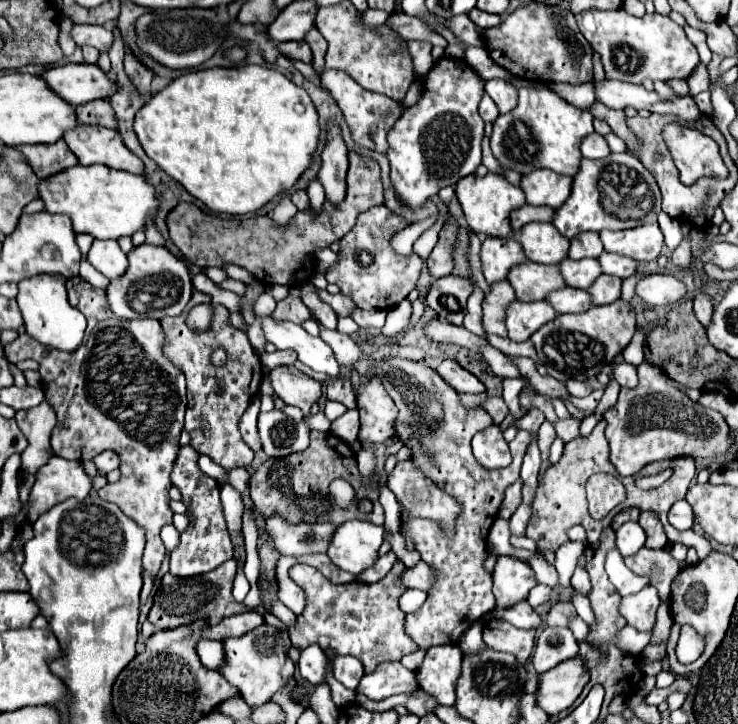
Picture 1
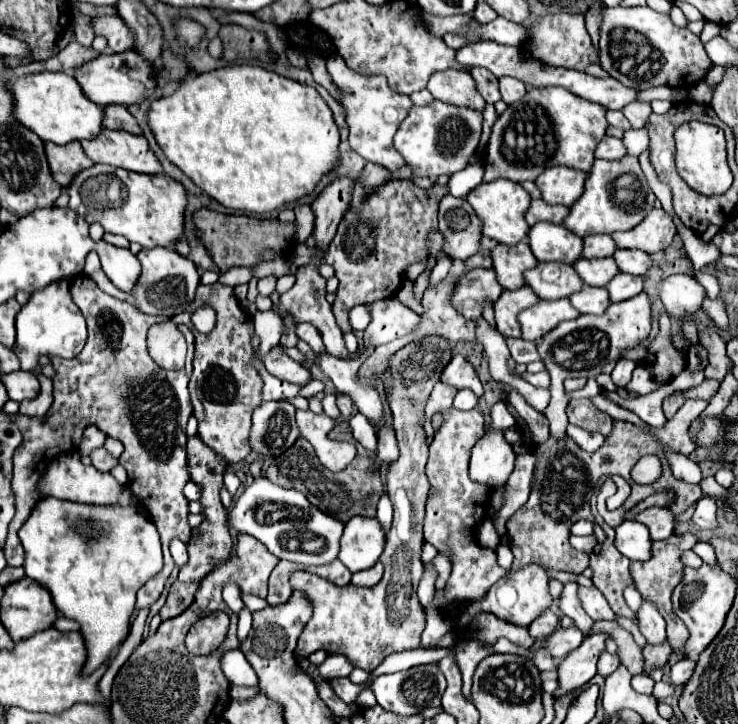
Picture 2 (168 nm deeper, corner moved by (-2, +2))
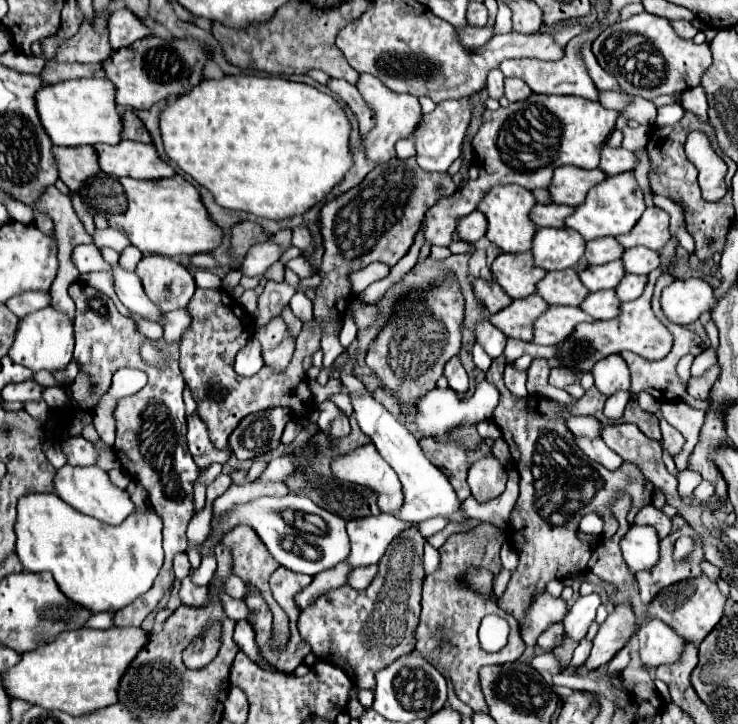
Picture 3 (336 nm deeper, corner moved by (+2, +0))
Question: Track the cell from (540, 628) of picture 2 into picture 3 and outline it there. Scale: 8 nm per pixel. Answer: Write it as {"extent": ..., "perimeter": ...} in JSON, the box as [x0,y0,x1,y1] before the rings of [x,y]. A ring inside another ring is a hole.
{"extent":[538,624,564,652],"perimeter":[[[552,624],[552,628],[548,628],[548,632],[544,632],[544,636],[540,636],[538,640],[538,646],[544,650],[544,652],[550,652],[552,648],[560,646],[564,640],[562,640],[562,624]]]}

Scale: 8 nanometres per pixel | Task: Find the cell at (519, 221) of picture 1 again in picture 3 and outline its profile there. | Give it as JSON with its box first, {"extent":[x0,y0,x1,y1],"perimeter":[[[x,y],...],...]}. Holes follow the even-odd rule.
{"extent":[530,204,574,228],"perimeter":[[[536,204],[530,212],[532,222],[540,226],[552,226],[552,228],[564,228],[566,216],[574,212],[572,206],[562,206],[562,204]]]}

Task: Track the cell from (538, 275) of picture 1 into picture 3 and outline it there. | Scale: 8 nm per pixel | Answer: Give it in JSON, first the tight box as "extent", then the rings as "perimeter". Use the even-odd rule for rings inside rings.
{"extent":[536,270,590,306],"perimeter":[[[560,270],[560,272],[548,272],[536,288],[536,294],[540,294],[548,304],[562,304],[562,306],[580,306],[582,300],[590,294],[588,288],[580,282],[578,274],[574,270]]]}

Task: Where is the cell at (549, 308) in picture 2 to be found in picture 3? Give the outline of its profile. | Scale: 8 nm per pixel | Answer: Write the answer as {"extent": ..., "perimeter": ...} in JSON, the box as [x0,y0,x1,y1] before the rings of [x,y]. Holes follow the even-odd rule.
{"extent":[534,306,594,344],"perimeter":[[[550,306],[540,320],[534,324],[534,342],[536,344],[560,344],[564,342],[580,322],[594,322],[580,308],[572,306]]]}

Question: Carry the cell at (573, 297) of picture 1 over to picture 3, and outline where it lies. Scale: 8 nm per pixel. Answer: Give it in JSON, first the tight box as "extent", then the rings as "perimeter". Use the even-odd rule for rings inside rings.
{"extent":[580,290,620,320],"perimeter":[[[598,290],[592,292],[584,304],[580,304],[580,308],[596,320],[608,320],[620,314],[620,300],[614,290]]]}

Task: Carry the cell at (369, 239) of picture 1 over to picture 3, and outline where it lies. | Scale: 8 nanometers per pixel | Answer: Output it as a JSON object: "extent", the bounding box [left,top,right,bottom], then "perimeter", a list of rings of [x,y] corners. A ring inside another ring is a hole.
{"extent":[314,156,456,370],"perimeter":[[[416,156],[408,160],[392,158],[386,164],[378,164],[358,186],[324,204],[320,212],[324,256],[318,268],[322,284],[316,288],[314,316],[324,326],[322,354],[326,370],[330,370],[334,360],[344,352],[338,340],[338,322],[352,300],[348,274],[372,262],[384,262],[392,268],[412,246],[426,210],[432,208],[442,196],[450,196],[454,190],[456,184],[450,174],[422,170]]]}

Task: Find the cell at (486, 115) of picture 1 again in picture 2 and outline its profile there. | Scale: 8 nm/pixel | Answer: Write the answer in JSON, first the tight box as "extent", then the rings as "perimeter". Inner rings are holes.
{"extent":[470,68,500,104],"perimeter":[[[472,68],[470,76],[476,82],[476,90],[482,94],[482,98],[486,100],[486,104],[496,104],[500,100],[500,92],[498,92],[498,80],[496,76],[486,70],[486,68]]]}

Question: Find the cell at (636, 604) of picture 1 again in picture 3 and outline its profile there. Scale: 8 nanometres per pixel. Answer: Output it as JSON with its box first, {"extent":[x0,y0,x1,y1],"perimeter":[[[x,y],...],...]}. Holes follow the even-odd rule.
{"extent":[638,620,686,670],"perimeter":[[[650,620],[638,630],[640,658],[648,670],[656,670],[662,664],[676,664],[684,652],[686,640],[678,636],[662,620]]]}

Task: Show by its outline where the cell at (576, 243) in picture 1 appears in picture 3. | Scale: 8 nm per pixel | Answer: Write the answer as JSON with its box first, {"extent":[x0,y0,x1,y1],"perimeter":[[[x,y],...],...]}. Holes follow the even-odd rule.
{"extent":[584,236,624,266],"perimeter":[[[608,236],[608,238],[596,238],[596,240],[588,242],[584,256],[586,256],[588,264],[598,266],[598,264],[608,264],[612,260],[618,260],[618,258],[622,258],[622,254],[624,254],[624,246],[616,238]]]}

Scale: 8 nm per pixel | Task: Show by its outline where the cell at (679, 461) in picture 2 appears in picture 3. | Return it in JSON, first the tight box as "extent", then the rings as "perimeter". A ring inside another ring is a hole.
{"extent":[528,358,576,404],"perimeter":[[[536,358],[528,368],[528,390],[530,394],[540,394],[540,396],[546,396],[546,398],[552,398],[552,400],[558,400],[560,404],[570,404],[570,402],[576,402],[572,396],[568,396],[564,390],[558,390],[554,386],[550,386],[547,377],[551,368],[548,364],[548,360],[544,358]]]}

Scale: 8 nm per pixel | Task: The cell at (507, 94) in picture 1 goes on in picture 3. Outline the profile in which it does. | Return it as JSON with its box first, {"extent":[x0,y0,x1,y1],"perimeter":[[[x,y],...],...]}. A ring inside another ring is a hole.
{"extent":[506,78,532,102],"perimeter":[[[506,78],[506,98],[510,102],[518,102],[518,100],[526,100],[532,94],[532,90],[528,88],[528,84],[520,78]]]}

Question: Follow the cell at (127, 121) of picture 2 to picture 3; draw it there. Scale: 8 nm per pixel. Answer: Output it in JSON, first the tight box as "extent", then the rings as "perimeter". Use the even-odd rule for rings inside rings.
{"extent":[124,112,152,144],"perimeter":[[[126,112],[124,114],[124,138],[126,140],[144,142],[144,144],[150,144],[152,142],[146,126],[140,122],[140,118],[134,112]]]}

